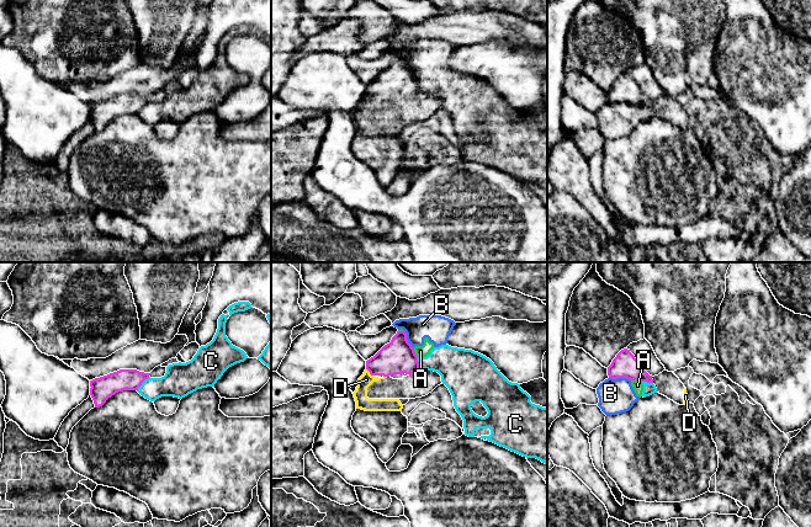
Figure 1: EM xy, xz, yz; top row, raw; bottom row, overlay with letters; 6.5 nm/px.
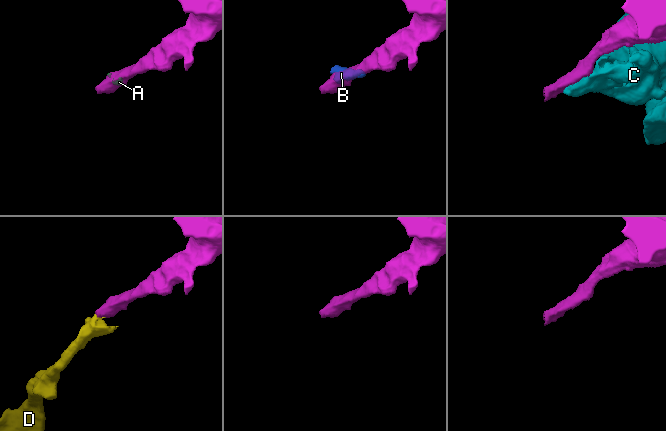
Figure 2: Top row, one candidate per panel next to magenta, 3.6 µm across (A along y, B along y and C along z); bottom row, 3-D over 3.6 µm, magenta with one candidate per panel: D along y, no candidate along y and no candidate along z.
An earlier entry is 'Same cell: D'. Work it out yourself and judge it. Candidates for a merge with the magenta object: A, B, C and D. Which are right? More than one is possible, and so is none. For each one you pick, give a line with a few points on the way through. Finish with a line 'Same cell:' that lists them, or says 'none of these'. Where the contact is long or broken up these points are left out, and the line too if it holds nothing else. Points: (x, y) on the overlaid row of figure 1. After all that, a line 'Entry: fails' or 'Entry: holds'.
D: Path across: xz (398, 356), (369, 371), (366, 379)
Same cell: D
Entry: holds

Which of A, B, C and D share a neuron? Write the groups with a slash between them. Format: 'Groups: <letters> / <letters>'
Groups: A B C / D

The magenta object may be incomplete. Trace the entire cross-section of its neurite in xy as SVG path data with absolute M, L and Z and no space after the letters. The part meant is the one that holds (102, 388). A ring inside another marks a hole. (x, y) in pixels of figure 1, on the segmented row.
M120 369L107 376L90 380L90 395L95 408L102 406L108 398L122 390L138 390L149 373L137 369Z

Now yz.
M621 350L608 367L609 378L627 378L630 380L640 380L653 383L652 376L650 376L630 352L630 350Z

